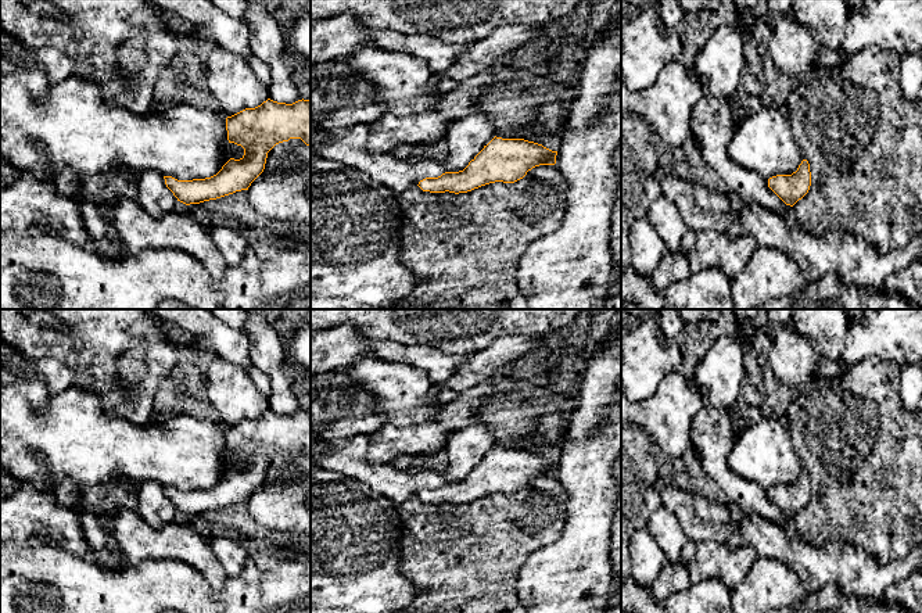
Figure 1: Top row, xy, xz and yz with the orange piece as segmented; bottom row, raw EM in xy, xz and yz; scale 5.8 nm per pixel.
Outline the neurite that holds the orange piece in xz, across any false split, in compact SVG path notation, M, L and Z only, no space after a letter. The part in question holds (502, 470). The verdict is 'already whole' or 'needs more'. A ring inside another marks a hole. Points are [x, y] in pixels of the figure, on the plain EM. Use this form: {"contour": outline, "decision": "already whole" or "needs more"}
{"contour": "M358 434L344 447L312 455L311 465L367 484L401 505L410 497L430 503L467 503L481 497L514 494L539 476L555 476L557 462L524 449L494 448L459 483L448 483L445 472L403 472L392 463L374 465L367 459L369 435Z", "decision": "needs more"}

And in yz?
{"contour": "M803 470L792 485L776 485L768 490L768 498L790 517L808 503L810 497L811 483L807 470Z", "decision": "already whole"}

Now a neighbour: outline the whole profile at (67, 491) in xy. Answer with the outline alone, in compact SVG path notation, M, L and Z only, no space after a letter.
M39 477L37 483L40 485L50 488L61 503L73 508L76 513L80 516L83 508L82 505L83 490L79 488L73 481L71 480L55 481Z

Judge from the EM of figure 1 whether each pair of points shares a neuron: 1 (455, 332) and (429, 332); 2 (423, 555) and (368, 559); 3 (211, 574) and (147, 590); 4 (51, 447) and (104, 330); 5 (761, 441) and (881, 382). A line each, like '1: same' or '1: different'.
1: same
2: different
3: different
4: different
5: different

